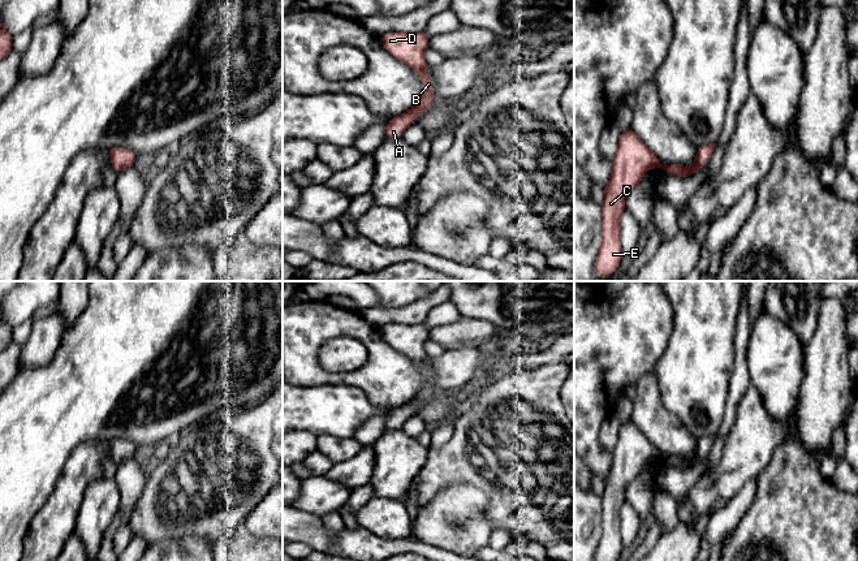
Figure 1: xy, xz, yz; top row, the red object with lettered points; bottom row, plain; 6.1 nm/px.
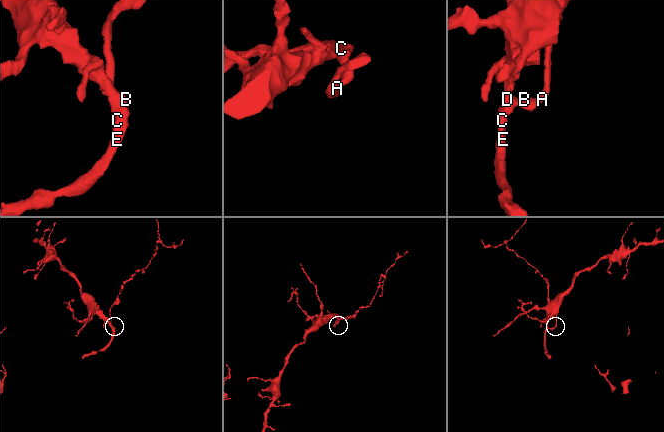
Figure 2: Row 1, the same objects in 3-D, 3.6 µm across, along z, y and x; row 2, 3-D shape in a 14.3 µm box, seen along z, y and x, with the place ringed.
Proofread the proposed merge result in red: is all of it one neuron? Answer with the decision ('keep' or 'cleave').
keep

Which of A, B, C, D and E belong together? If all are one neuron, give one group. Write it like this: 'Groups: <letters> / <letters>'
Groups: A B C D E

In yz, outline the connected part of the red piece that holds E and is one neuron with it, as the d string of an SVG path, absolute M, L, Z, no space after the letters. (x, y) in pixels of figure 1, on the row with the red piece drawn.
M630 126L620 134L617 152L612 160L611 178L604 187L602 208L602 242L595 262L595 276L612 276L624 256L621 247L621 216L626 210L628 193L641 184L643 173L650 168L668 174L687 178L698 173L713 154L716 143L697 148L695 163L691 168L669 163L665 168L654 152L643 143Z

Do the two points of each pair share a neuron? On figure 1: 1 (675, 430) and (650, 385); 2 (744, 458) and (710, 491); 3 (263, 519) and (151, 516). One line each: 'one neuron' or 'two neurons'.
1: one neuron
2: one neuron
3: two neurons

